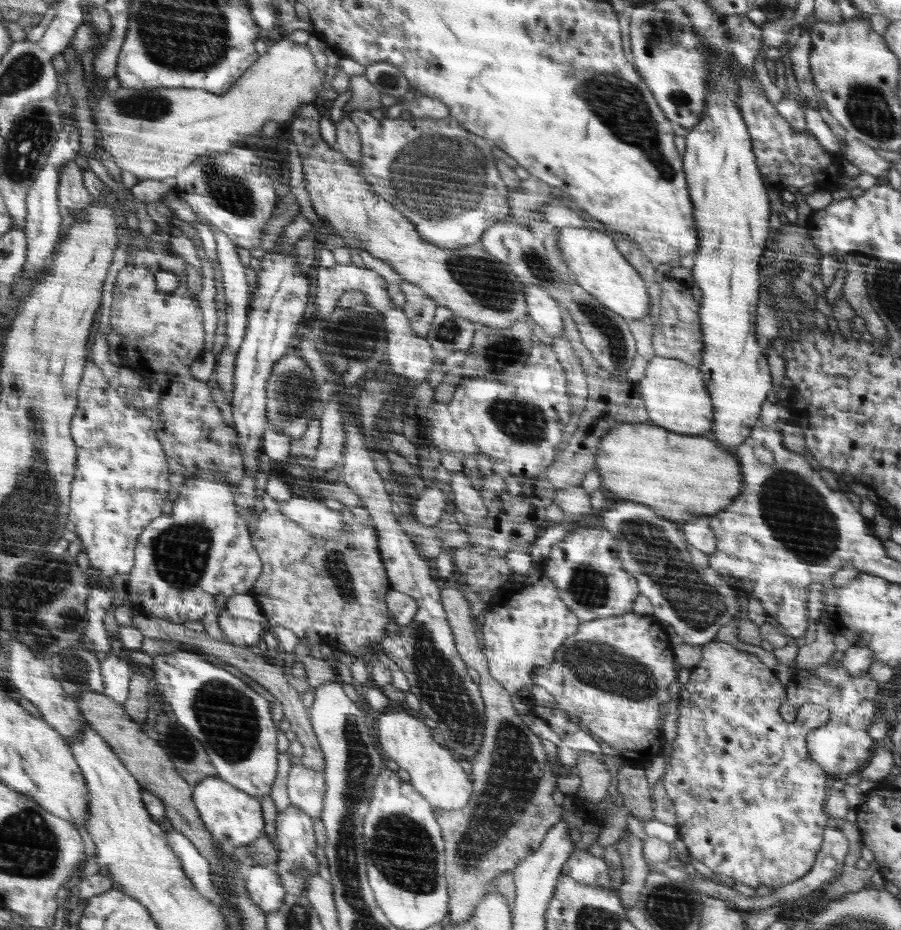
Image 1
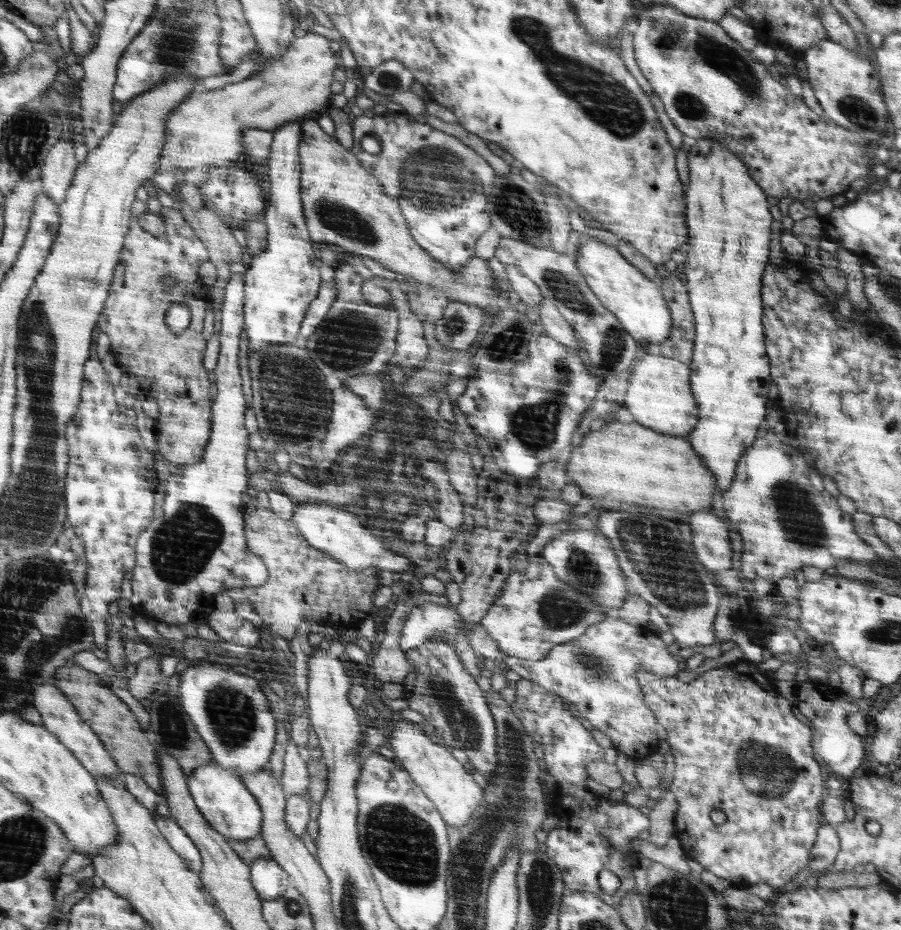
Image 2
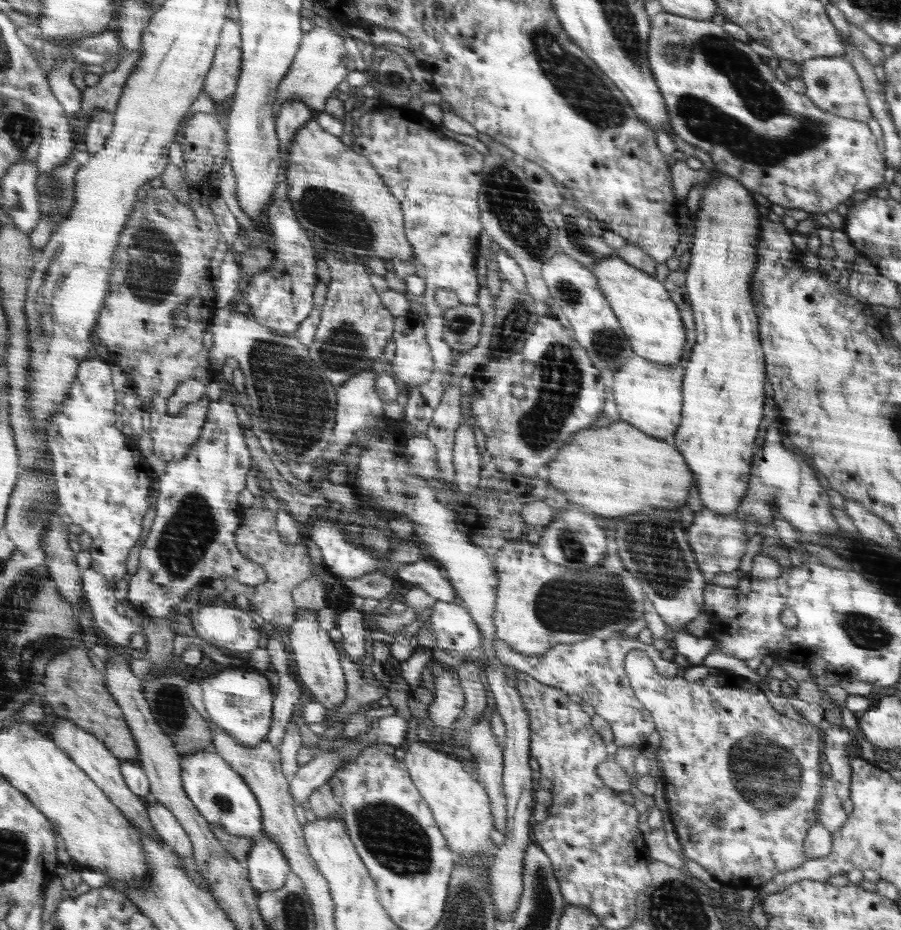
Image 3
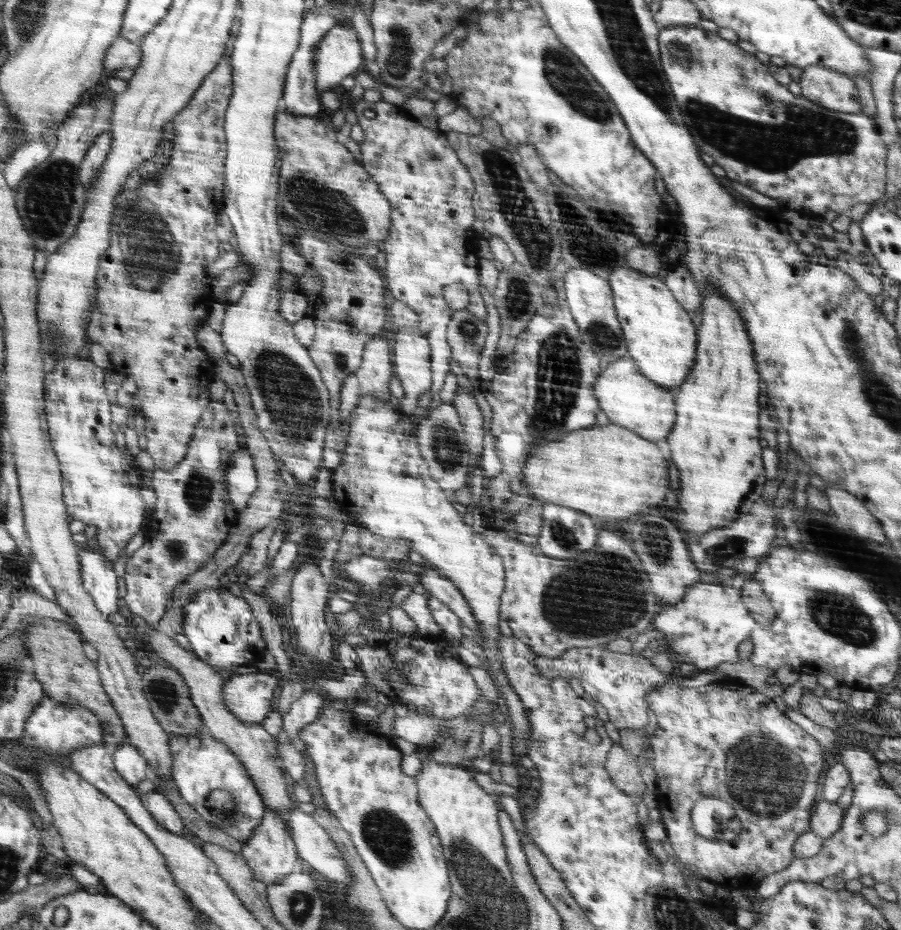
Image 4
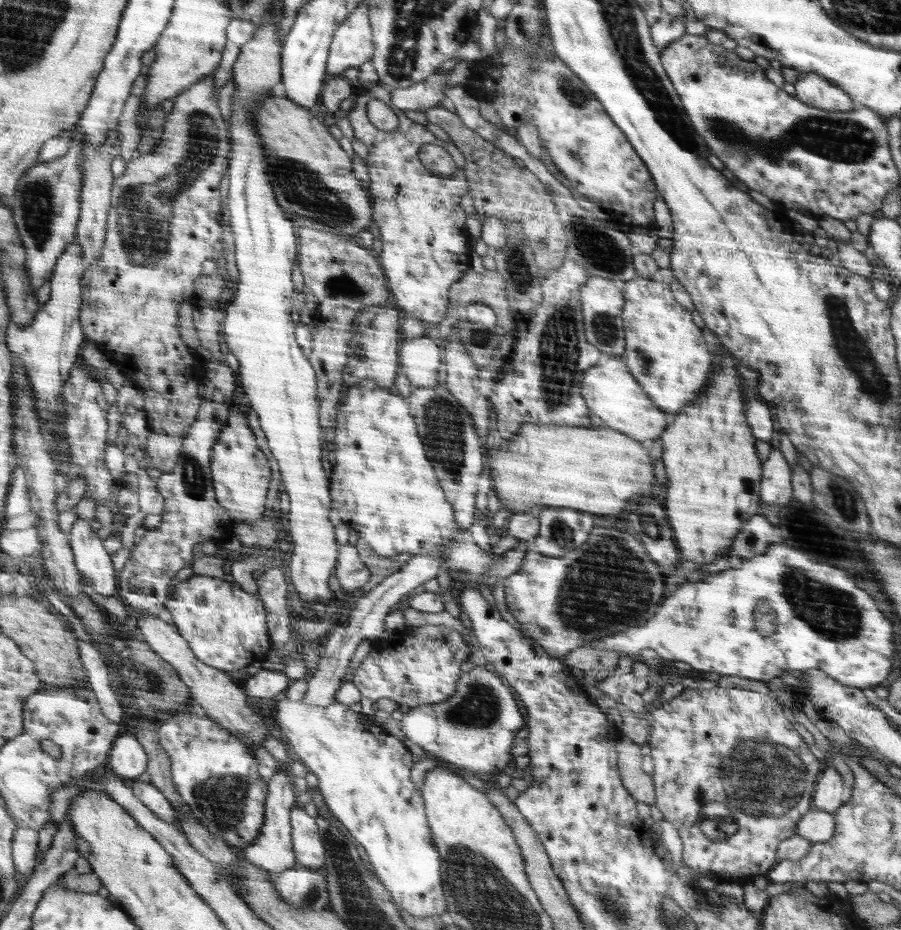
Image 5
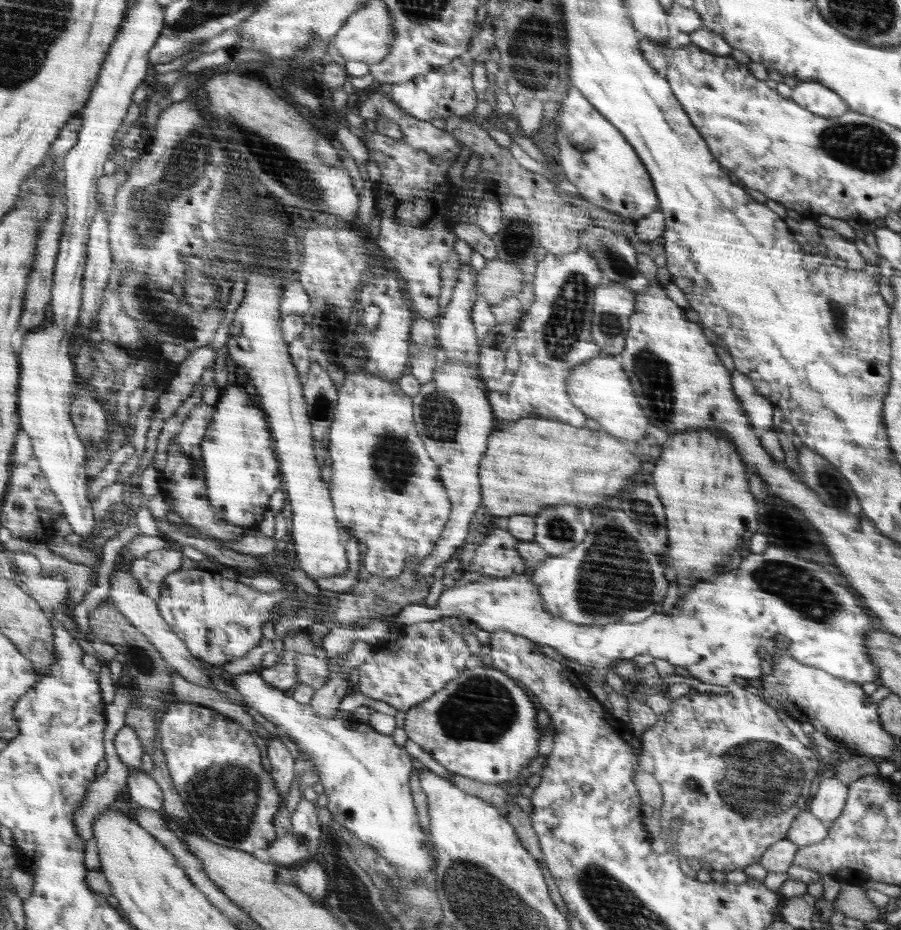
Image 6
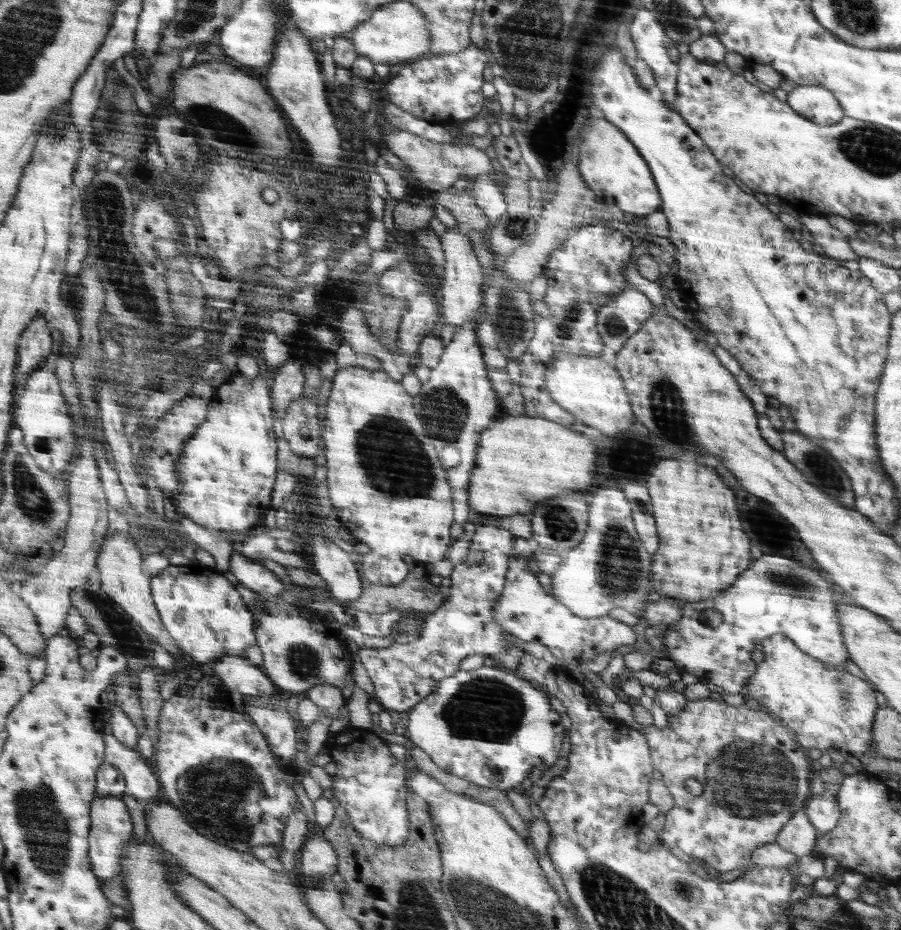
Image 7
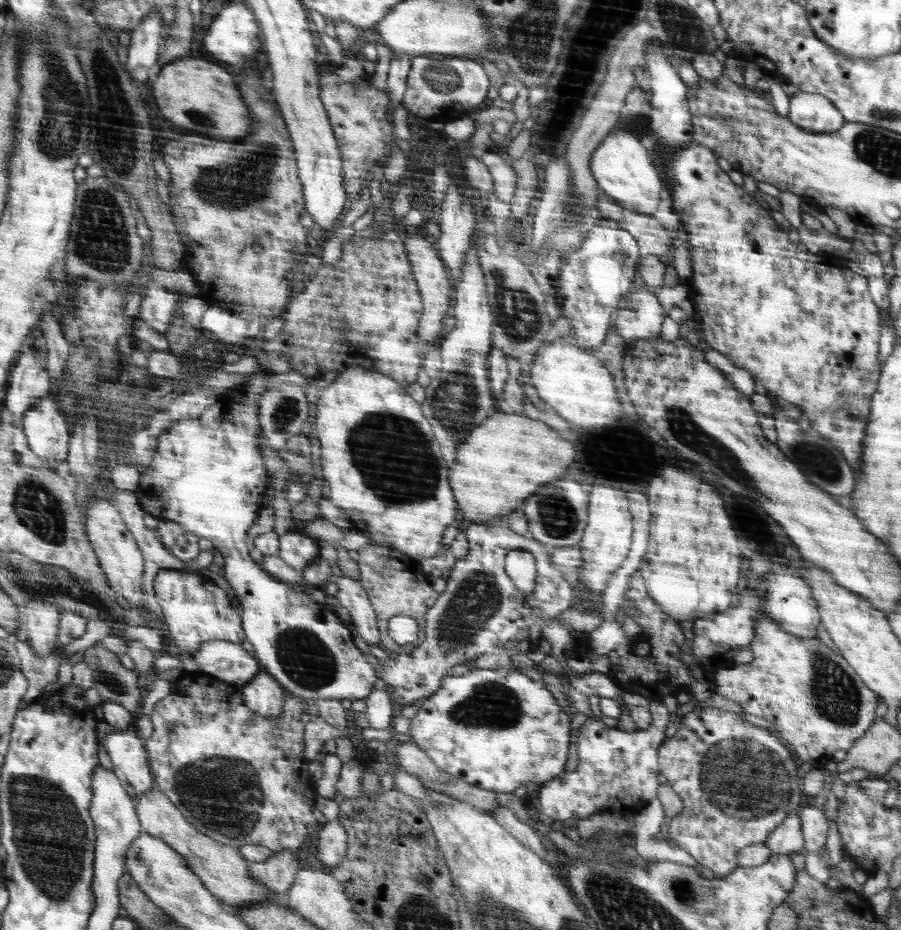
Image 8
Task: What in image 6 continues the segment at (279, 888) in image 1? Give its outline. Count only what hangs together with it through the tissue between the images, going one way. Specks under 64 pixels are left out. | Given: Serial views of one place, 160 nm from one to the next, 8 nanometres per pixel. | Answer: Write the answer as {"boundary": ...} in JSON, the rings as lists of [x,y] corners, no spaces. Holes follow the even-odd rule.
{"boundary":[[[274,735],[267,740],[266,748],[276,788],[280,789],[280,794],[284,798],[280,801],[280,809],[286,808],[286,795],[294,778],[295,759],[286,745]]]}

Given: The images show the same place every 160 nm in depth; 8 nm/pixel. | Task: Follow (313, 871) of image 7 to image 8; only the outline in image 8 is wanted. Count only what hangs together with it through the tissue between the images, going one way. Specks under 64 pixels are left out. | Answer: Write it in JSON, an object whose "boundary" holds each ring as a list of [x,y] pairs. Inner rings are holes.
{"boundary":[[[339,820],[322,825],[318,836],[318,858],[323,866],[336,866],[347,854],[347,829]]]}

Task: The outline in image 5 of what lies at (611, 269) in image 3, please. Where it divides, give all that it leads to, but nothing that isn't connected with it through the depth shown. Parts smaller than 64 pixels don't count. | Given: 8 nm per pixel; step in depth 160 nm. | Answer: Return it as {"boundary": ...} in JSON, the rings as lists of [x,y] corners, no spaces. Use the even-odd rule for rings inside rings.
{"boundary":[[[636,276],[622,288],[626,302],[623,320],[626,322],[626,352],[622,356],[631,375],[640,380],[644,391],[664,412],[676,414],[692,402],[708,384],[712,358],[702,338],[702,330],[692,322],[690,311],[684,308],[670,291],[670,285],[657,278]]]}

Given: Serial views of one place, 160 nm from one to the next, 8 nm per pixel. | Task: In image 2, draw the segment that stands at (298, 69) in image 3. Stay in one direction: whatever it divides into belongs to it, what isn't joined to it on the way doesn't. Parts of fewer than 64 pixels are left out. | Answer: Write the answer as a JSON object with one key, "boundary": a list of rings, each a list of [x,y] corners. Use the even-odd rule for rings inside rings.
{"boundary":[[[301,33],[300,37],[291,42],[291,47],[280,59],[270,60],[262,70],[252,74],[242,82],[228,84],[224,88],[204,90],[195,89],[187,96],[187,100],[176,107],[168,115],[167,142],[164,143],[156,174],[166,172],[191,171],[196,167],[226,166],[237,160],[246,150],[244,134],[246,130],[264,129],[274,131],[288,122],[303,117],[310,111],[318,111],[330,98],[330,84],[335,78],[336,58],[330,50],[328,38],[317,33]]]}

